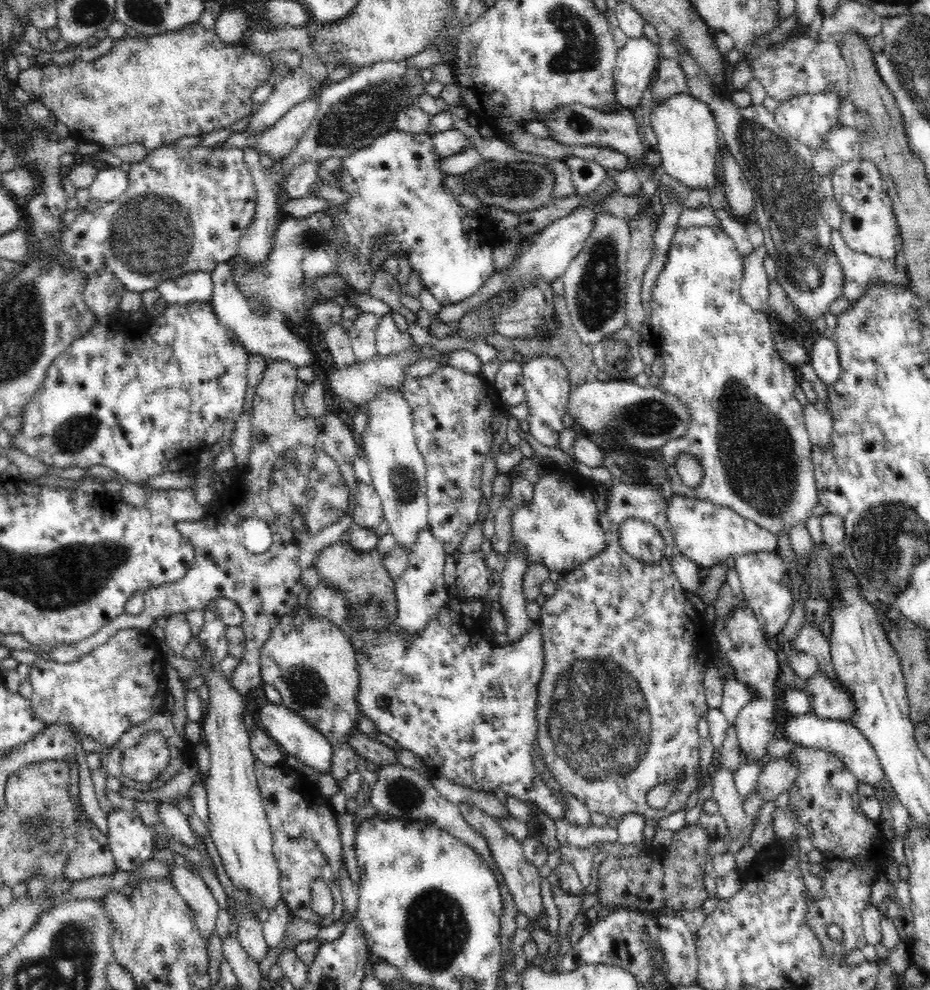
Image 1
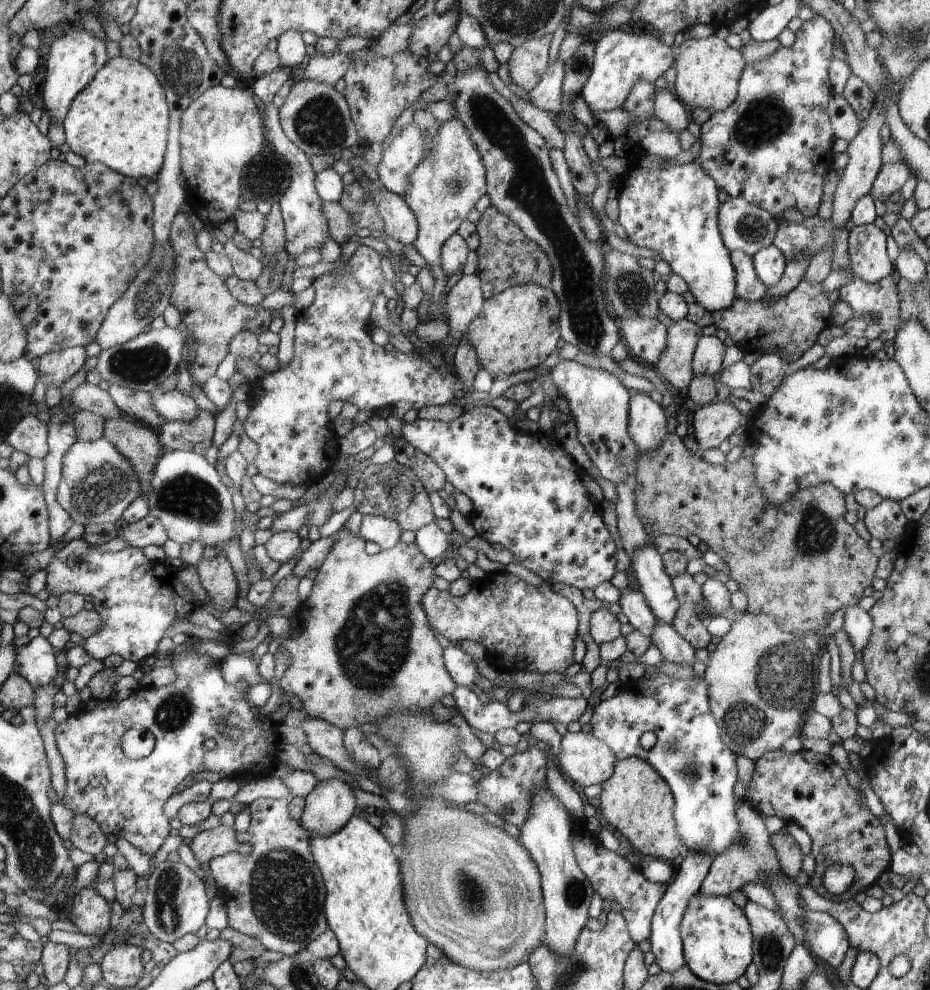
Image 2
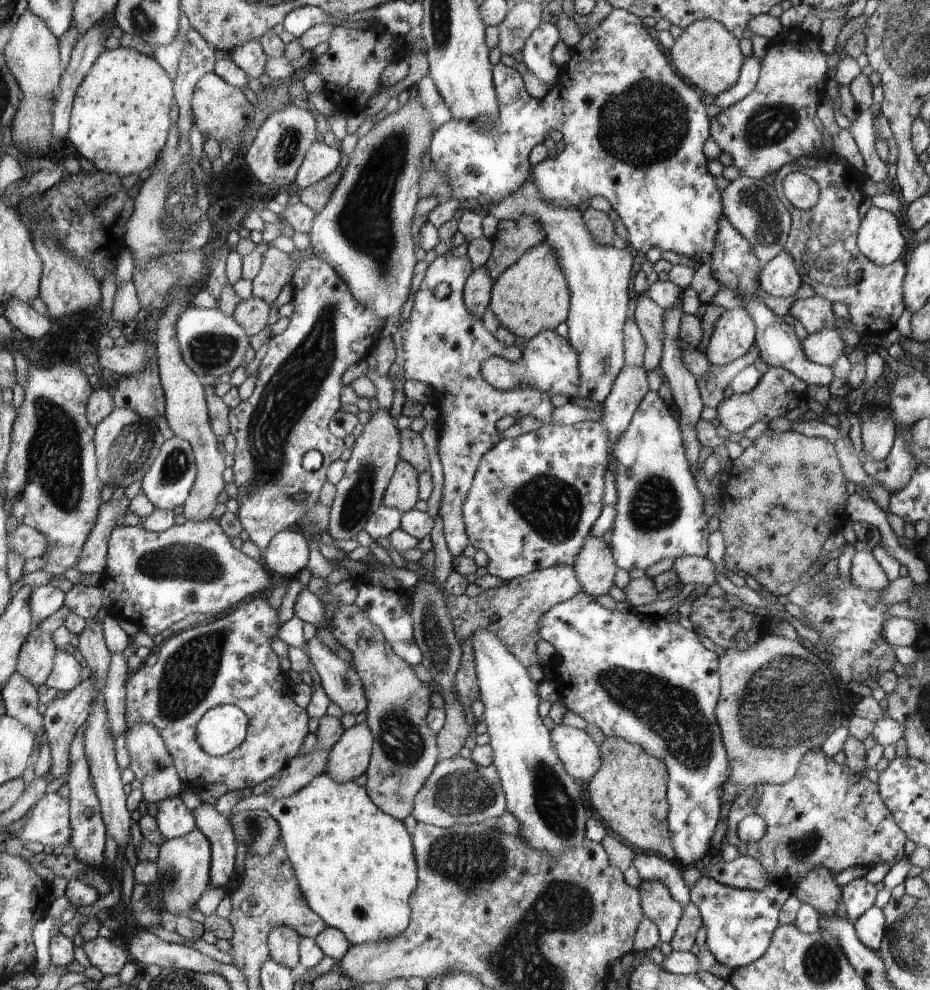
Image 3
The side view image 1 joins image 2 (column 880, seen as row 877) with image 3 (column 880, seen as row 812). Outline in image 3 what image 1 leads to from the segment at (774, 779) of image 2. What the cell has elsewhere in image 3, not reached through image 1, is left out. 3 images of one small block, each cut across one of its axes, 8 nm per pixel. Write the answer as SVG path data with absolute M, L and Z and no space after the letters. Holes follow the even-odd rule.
M821 748L810 749L810 754L806 754L806 762L802 762L802 770L797 771L798 778L792 778L783 785L766 783L749 786L732 802L728 815L728 828L723 845L732 844L740 854L758 859L769 874L769 882L779 883L793 890L797 882L817 866L825 866L835 876L853 866L871 868L884 862L893 866L906 856L904 844L907 834L896 826L893 811L884 806L885 801L880 798L881 794L878 794L878 783L858 776L848 765L838 766ZM755 795L760 797L760 804L753 808L748 804L748 800ZM748 815L758 815L766 821L766 832L756 842L744 842L737 833L738 824Z

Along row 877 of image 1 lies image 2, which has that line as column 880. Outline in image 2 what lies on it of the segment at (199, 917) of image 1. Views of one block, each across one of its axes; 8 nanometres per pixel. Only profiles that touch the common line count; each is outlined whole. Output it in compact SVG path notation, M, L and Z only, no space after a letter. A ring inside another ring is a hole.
M894 162L894 164L883 164L880 172L877 174L872 190L869 195L874 202L880 200L886 202L890 196L904 186L906 180L913 176L910 167L904 162Z

